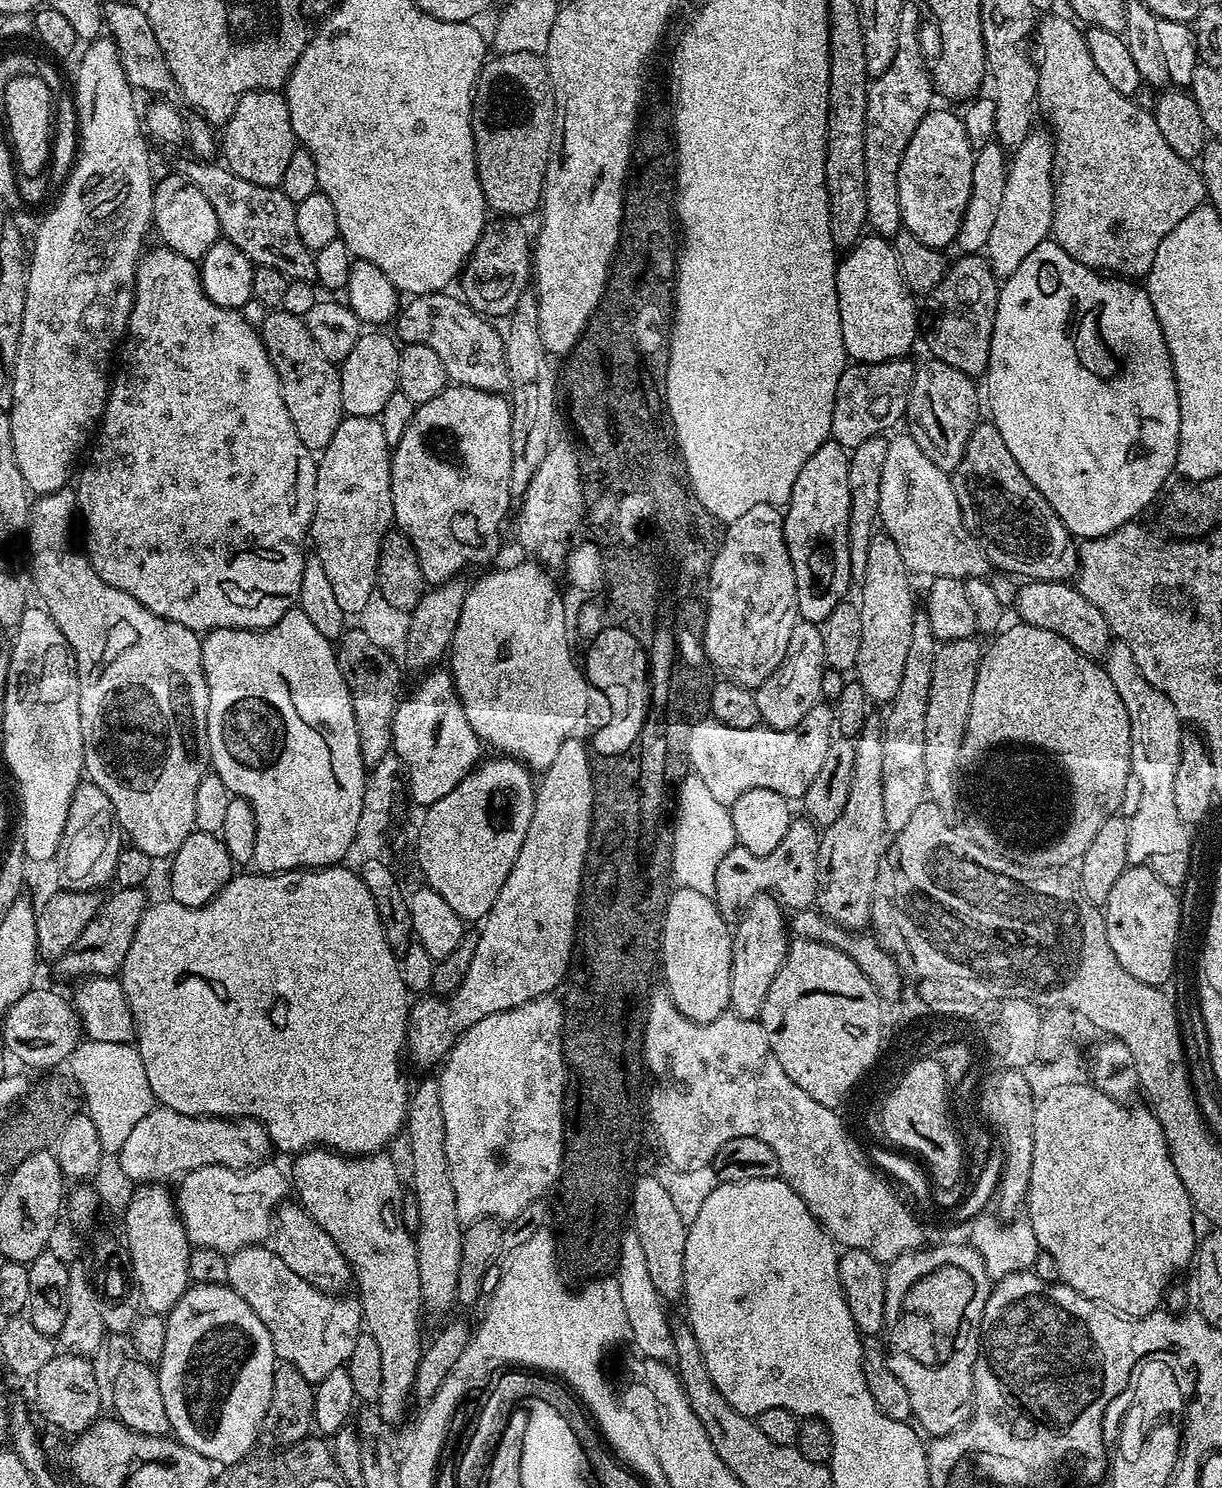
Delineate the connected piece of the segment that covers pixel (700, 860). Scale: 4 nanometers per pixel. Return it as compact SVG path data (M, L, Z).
M690 779L681 796L680 828L676 838L677 876L684 884L708 892L714 887L718 862L726 858L731 848L737 847L734 822L729 805L718 802L700 780Z

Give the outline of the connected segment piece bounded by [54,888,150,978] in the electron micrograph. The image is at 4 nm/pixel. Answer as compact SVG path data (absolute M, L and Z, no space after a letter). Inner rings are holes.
M116 888L113 891L113 896L103 901L100 905L100 909L98 910L98 914L94 917L94 919L90 922L90 926L86 926L86 930L82 930L82 934L78 934L78 942L74 942L74 946L70 946L66 950L66 954L62 954L56 961L54 961L54 968L56 968L56 972L60 976L78 976L77 978L87 978L87 977L96 977L96 976L109 976L115 977L117 973L119 973L121 966L124 964L124 959L126 958L126 954L130 950L130 942L134 942L134 934L138 930L138 922L142 922L142 914L144 913L144 909L148 907L150 900L149 897L144 897L146 894L144 888Z

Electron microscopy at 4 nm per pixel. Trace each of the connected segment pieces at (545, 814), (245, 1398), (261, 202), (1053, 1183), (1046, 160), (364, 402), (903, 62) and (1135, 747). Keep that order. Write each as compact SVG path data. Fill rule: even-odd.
M576 739L562 742L554 762L543 769L541 776L544 777L541 780L539 777L534 814L530 818L530 830L526 830L526 842L522 842L522 850L518 850L518 858L514 858L514 866L510 874L506 874L506 882L502 882L502 890L498 890L494 906L479 925L481 928L476 936L474 958L470 962L470 970L466 970L462 986L458 986L458 990L454 990L447 998L428 994L417 999L420 1000L417 1004L415 1001L411 1005L406 1052L409 1057L412 1055L413 1062L420 1068L428 1068L436 1063L439 1065L455 1046L456 1039L470 1026L474 1026L474 1022L482 1022L482 1018L490 1014L498 1014L502 1010L537 1000L539 996L555 993L565 980L576 939L573 904L591 804L591 788L588 784L588 770L592 767L590 748L585 741L583 744Z
M193 1283L184 1291L182 1298L166 1313L164 1321L166 1326L166 1342L162 1345L162 1358L158 1365L156 1377L160 1383L162 1402L166 1402L166 1418L169 1429L174 1433L175 1439L180 1443L190 1446L190 1450L198 1450L206 1459L212 1461L216 1466L227 1466L238 1462L244 1456L249 1455L257 1447L256 1435L261 1435L266 1418L266 1410L270 1406L270 1394L274 1390L274 1370L278 1359L271 1341L270 1331L263 1325L263 1322L250 1308L246 1301L241 1298L227 1283L223 1284L198 1284Z
M196 158L187 159L178 159L172 168L173 173L187 178L202 191L214 209L221 235L225 239L238 246L242 250L242 254L246 254L246 258L252 260L253 265L274 266L274 270L278 270L289 280L315 281L314 262L316 258L313 249L307 248L302 242L302 238L298 238L296 205L290 198L286 198L286 194L280 191L279 187L267 188L266 186L258 186L254 182L246 182L245 179L238 178L233 174L225 165L219 163L216 165L216 162L201 161Z
M1091 1082L1058 1086L1037 1099L1034 1110L1034 1166L1030 1166L1026 1218L1032 1224L1041 1249L1048 1252L1050 1258L1054 1258L1057 1262L1058 1274L1063 1283L1069 1284L1071 1288L1078 1290L1078 1294L1086 1298L1115 1308L1122 1316L1133 1317L1157 1311L1165 1303L1165 1293L1175 1281L1172 1279L1187 1264L1189 1267L1193 1263L1198 1247L1198 1231L1196 1232L1197 1217L1194 1215L1192 1199L1190 1194L1186 1194L1186 1186L1182 1186L1182 1178L1178 1178L1178 1170L1174 1170L1174 1162L1170 1158L1168 1143L1162 1134L1158 1118L1152 1113L1151 1107L1128 1107L1132 1106L1115 1100Z
M1032 131L1011 155L1005 191L984 251L997 279L1005 280L1035 246L1049 237L1053 218L1053 142L1047 132Z
M361 331L358 342L354 342L354 350L350 350L343 364L339 365L342 406L347 415L379 417L382 406L386 406L390 394L398 390L396 383L398 382L400 348L391 335L390 337L383 336L380 332L383 331Z
M912 2L905 3L902 14L898 14L898 47L890 66L884 73L875 77L867 85L865 108L865 166L866 166L866 210L868 211L867 227L875 235L885 238L895 237L901 231L900 207L898 206L898 166L902 166L902 154L914 134L918 130L918 122L933 107L934 85L929 65L924 65L924 56L920 53L920 40L916 35L920 32L920 12Z
M1113 639L1109 643L1102 667L1110 682L1114 682L1114 690L1118 690L1118 698L1122 698L1126 714L1130 714L1132 775L1142 781L1138 811L1127 817L1129 865L1151 865L1152 860L1165 860L1168 864L1176 864L1177 881L1183 882L1190 866L1194 836L1188 833L1191 832L1189 825L1178 818L1178 810L1174 806L1174 774L1178 774L1180 747L1185 733L1180 715L1178 710L1174 710L1174 702L1170 702L1162 690L1146 682L1146 674L1138 670L1138 662L1134 662L1134 654L1130 654L1130 646L1126 646L1126 642Z

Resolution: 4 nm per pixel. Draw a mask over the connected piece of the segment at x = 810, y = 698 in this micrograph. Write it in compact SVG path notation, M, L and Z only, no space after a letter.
M797 619L794 630L790 630L790 642L786 642L786 654L782 662L768 678L755 688L758 714L767 727L774 730L790 730L810 714L815 704L821 703L822 678L826 671L823 627L809 620Z

